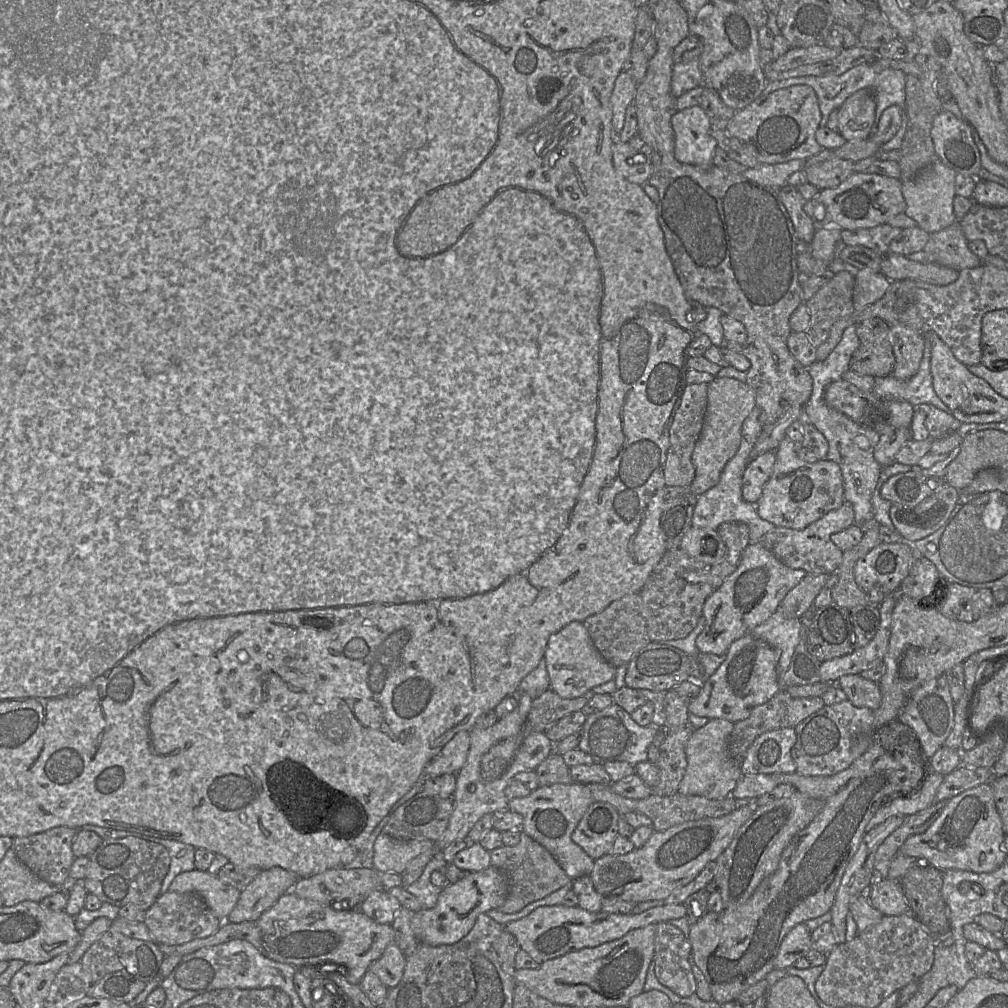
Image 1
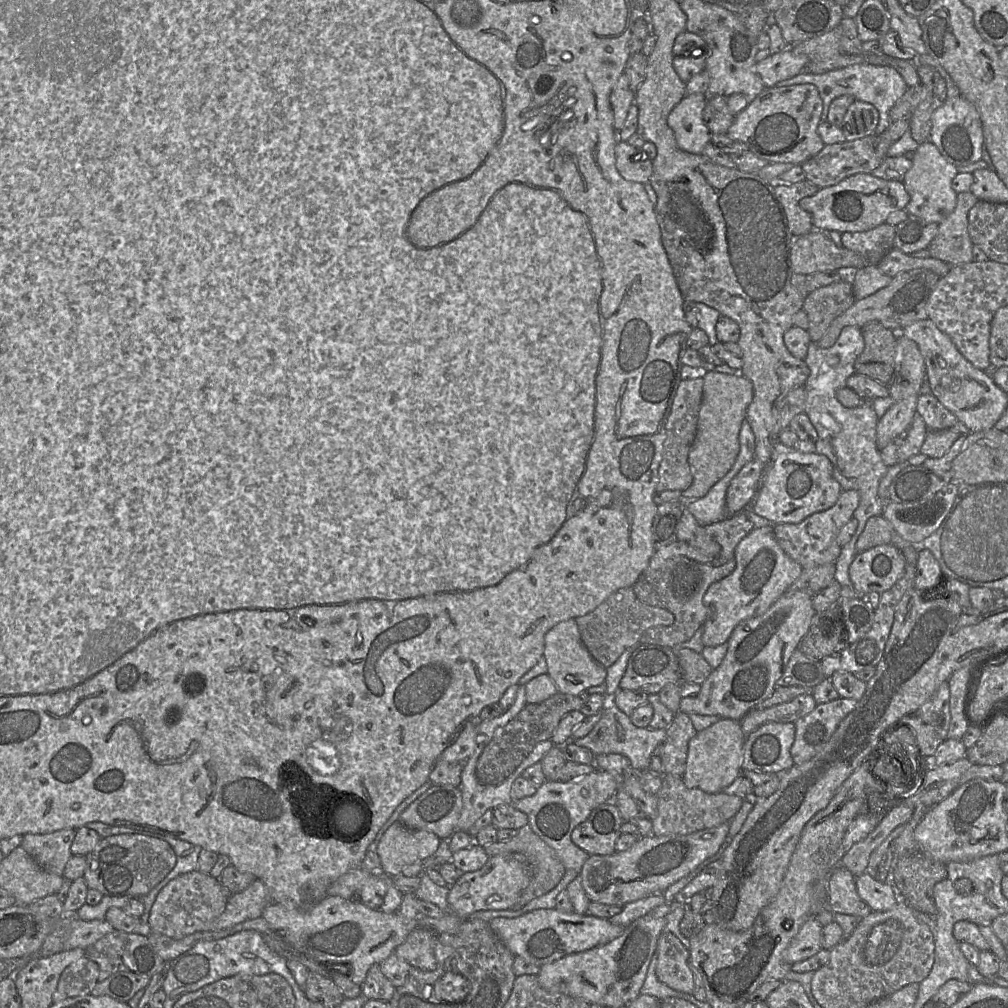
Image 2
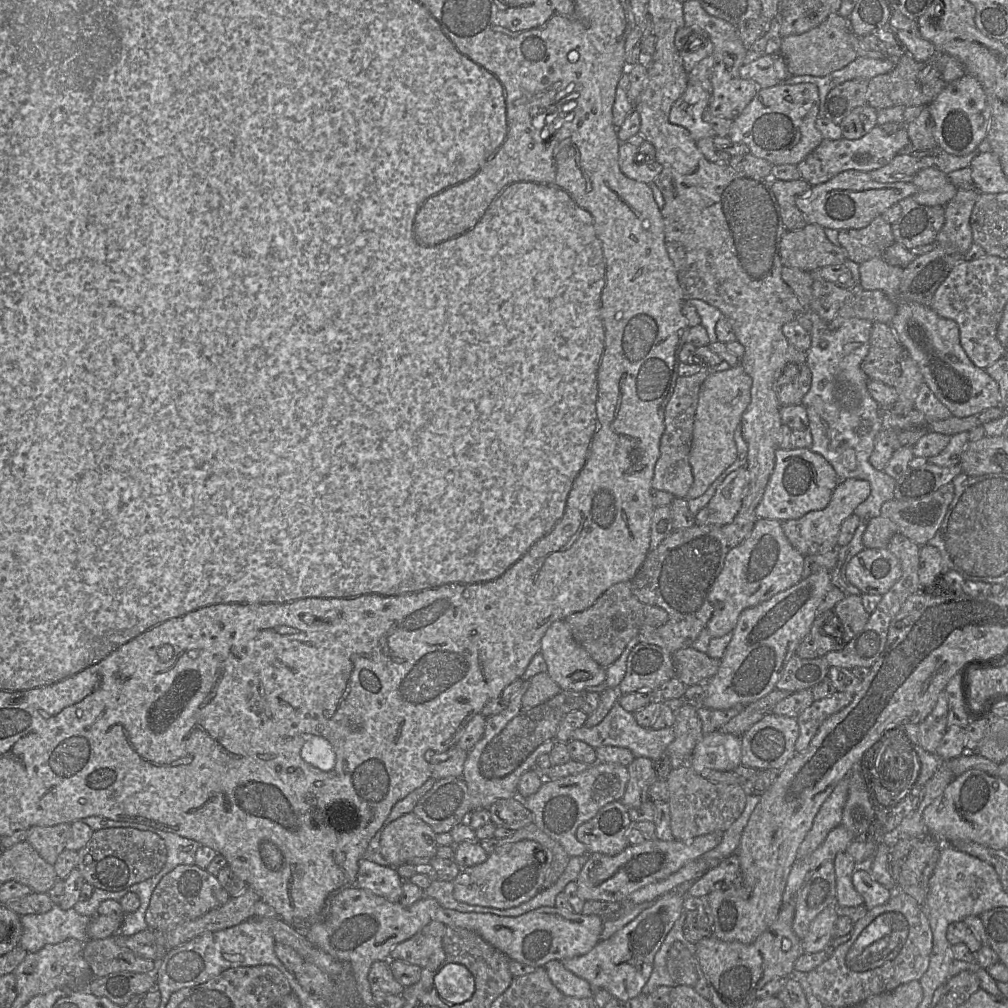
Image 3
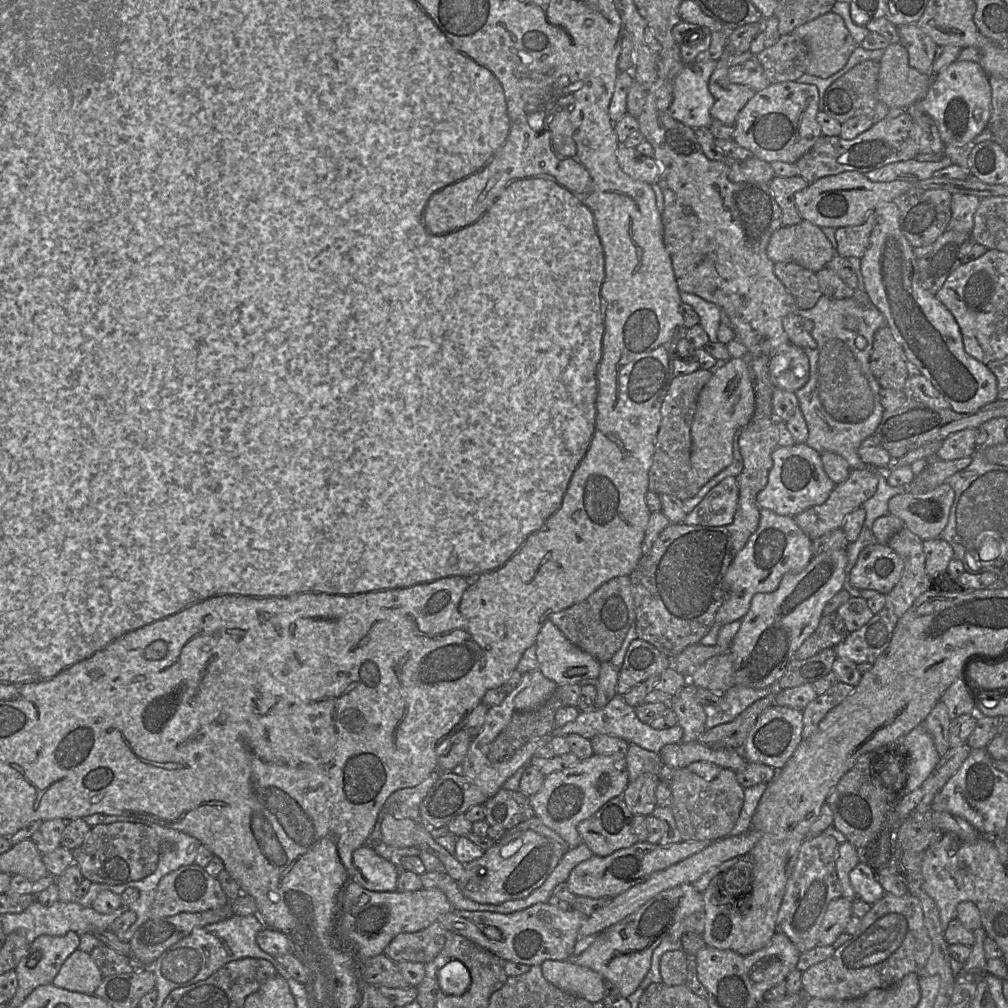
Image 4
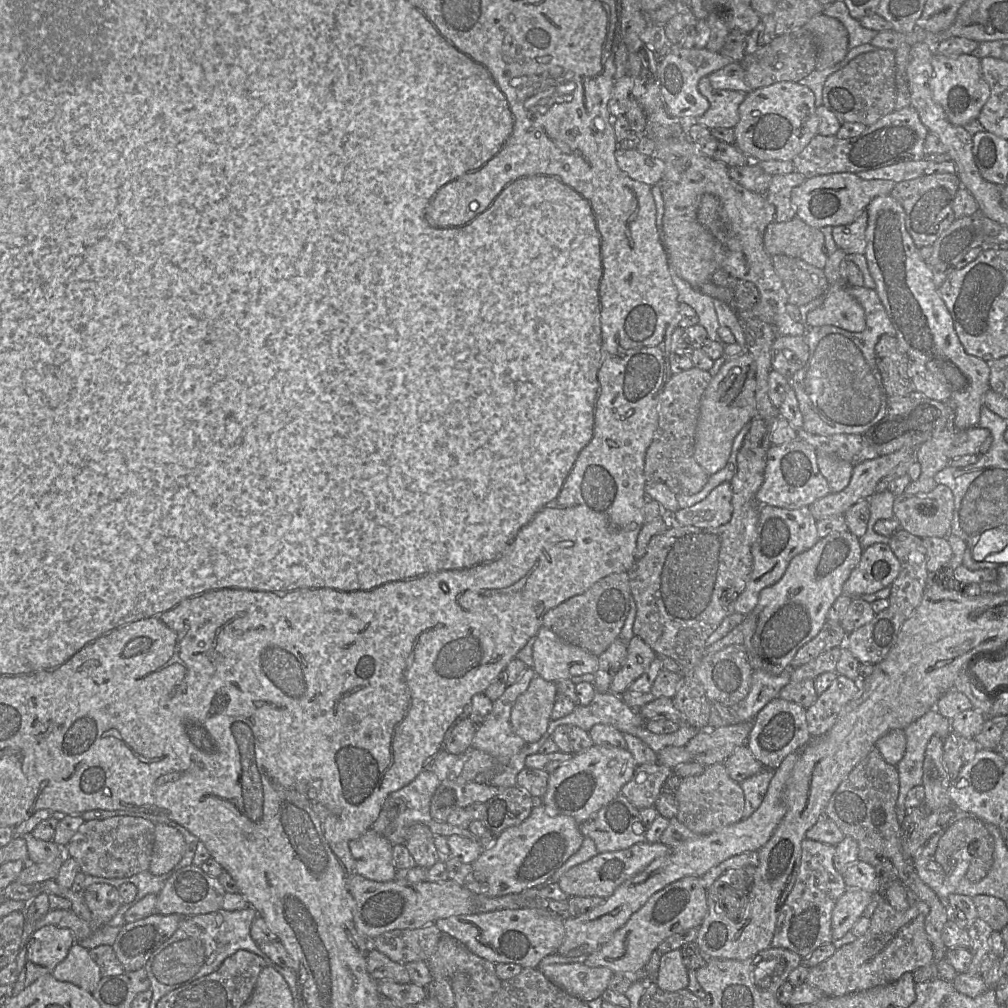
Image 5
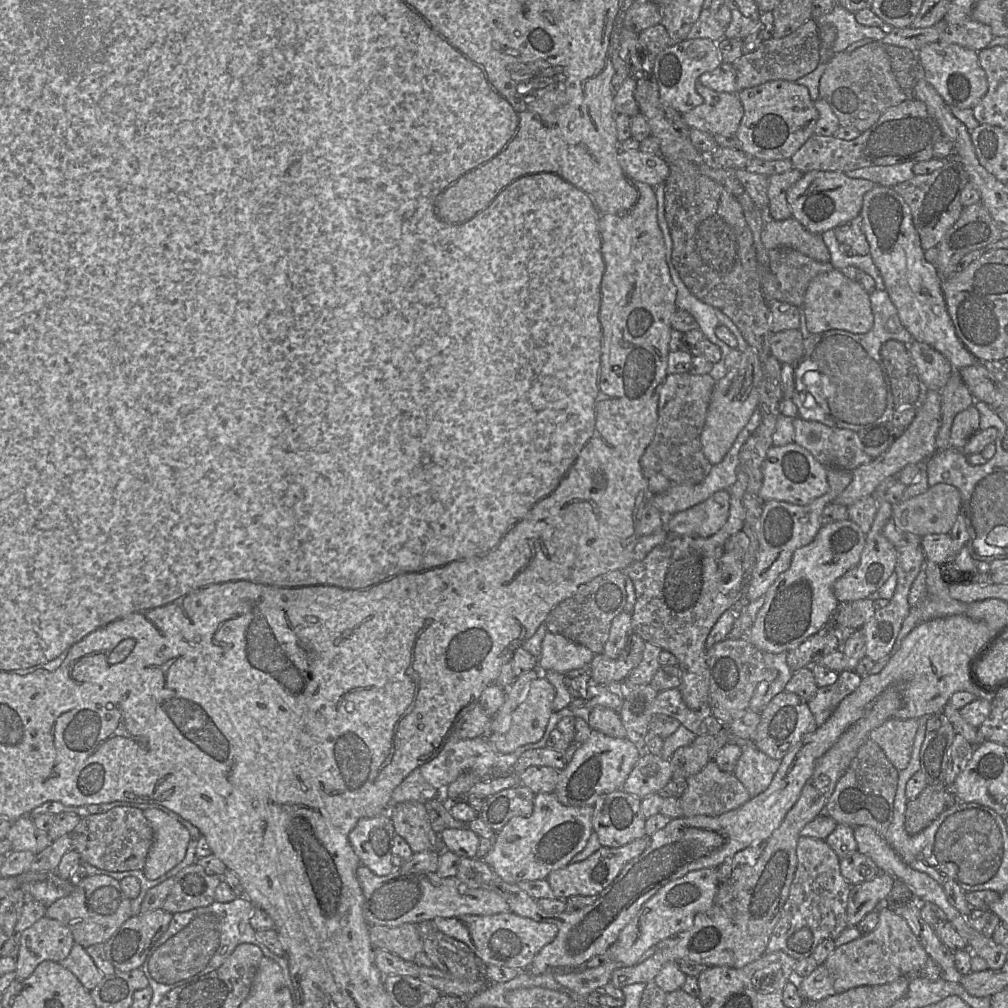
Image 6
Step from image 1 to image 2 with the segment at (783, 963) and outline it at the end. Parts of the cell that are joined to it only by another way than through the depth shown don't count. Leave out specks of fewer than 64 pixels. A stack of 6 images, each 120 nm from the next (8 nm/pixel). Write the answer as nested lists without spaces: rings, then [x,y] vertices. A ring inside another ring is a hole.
[[[815,917],[808,918],[784,951],[784,959],[792,965],[817,954],[822,949],[822,929]]]

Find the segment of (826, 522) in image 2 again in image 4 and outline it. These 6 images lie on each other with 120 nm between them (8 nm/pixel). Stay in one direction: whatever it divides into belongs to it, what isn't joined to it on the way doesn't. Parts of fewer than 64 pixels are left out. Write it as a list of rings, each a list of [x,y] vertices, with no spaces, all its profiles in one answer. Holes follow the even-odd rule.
[[[870,467],[851,470],[848,478],[835,486],[823,504],[810,507],[797,514],[794,517],[795,523],[812,541],[833,530],[842,528],[846,517],[856,509],[862,507],[863,503],[876,493],[879,483],[878,472],[876,469]]]

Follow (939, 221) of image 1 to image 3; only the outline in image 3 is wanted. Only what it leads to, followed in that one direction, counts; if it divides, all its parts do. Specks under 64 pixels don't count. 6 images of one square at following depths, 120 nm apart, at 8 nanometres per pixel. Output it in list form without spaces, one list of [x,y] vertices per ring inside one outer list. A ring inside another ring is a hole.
[[[936,167],[922,169],[912,183],[917,189],[914,200],[926,206],[946,206],[959,188],[949,180],[946,173]]]

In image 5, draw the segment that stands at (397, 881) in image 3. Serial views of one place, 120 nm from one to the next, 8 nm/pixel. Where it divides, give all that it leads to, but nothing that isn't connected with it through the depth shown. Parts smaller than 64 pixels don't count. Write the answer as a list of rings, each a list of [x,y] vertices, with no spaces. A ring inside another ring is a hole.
[[[371,828],[362,836],[349,842],[355,859],[354,872],[376,882],[396,879],[397,869],[392,860],[393,845]]]

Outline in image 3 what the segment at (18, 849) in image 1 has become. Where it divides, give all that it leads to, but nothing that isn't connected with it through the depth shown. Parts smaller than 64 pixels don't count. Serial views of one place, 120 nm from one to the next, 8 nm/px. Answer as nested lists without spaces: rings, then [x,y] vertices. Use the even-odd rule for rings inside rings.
[[[71,824],[36,826],[29,830],[27,841],[46,862],[54,865],[58,856],[66,849],[66,842],[71,834]]]

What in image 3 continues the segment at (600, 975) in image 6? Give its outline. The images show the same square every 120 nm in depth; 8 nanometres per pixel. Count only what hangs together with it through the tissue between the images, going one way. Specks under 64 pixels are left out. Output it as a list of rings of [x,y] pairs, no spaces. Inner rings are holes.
[[[552,960],[544,967],[553,985],[563,994],[578,999],[593,997],[594,990],[590,984],[567,970],[562,961]]]

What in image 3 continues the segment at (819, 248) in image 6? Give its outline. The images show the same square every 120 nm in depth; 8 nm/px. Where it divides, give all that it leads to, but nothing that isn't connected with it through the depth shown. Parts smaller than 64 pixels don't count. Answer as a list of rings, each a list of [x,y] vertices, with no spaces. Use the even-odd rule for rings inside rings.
[[[808,223],[800,230],[787,231],[780,242],[780,256],[783,266],[803,271],[814,271],[829,265],[845,263],[847,251],[834,245],[825,229]]]

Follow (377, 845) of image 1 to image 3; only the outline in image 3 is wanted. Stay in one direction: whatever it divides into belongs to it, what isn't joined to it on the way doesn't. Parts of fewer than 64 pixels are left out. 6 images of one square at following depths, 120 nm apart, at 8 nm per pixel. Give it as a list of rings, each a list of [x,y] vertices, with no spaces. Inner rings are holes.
[[[413,812],[390,822],[382,831],[379,847],[383,858],[394,868],[413,858],[436,857],[436,833]]]

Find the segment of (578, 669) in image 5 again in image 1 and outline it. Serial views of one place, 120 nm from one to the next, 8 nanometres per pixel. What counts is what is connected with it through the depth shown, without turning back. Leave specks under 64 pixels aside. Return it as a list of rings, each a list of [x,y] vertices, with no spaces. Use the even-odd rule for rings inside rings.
[[[580,621],[570,622],[550,635],[544,658],[550,689],[565,699],[580,697],[594,687],[614,680],[616,673],[616,668],[609,664],[595,648],[587,628]]]

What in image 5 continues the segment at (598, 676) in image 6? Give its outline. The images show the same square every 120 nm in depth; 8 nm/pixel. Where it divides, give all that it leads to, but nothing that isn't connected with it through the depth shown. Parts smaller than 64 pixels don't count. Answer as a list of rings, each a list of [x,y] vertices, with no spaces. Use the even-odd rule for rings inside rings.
[[[634,635],[628,643],[624,665],[611,681],[610,691],[616,695],[624,693],[630,684],[648,670],[656,657],[654,650],[640,637]]]

